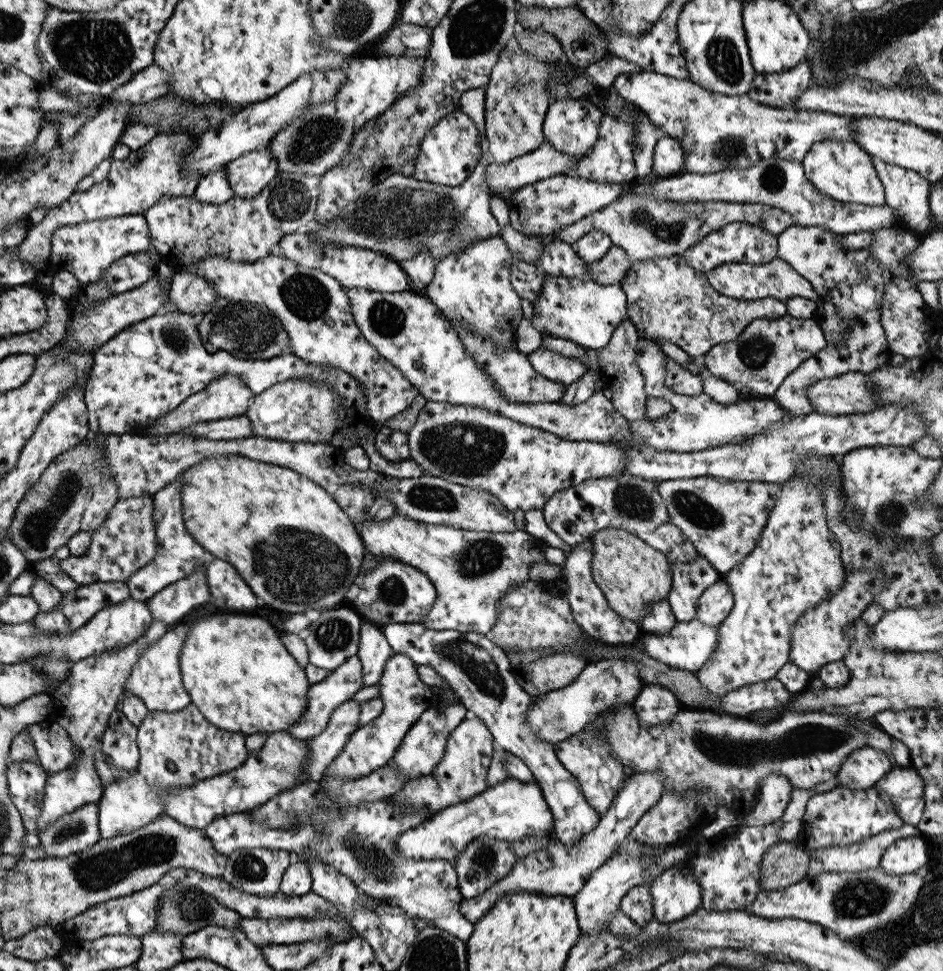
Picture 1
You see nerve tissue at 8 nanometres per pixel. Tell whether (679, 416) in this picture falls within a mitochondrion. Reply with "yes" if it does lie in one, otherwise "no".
no

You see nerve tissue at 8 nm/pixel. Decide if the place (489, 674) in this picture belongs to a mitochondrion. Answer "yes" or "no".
yes

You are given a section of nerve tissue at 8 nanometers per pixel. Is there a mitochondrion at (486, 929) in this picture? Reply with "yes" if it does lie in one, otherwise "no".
no

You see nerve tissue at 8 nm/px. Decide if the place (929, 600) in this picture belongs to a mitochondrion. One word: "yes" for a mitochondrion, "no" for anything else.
no

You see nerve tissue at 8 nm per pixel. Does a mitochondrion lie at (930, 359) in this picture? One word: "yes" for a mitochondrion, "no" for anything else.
no

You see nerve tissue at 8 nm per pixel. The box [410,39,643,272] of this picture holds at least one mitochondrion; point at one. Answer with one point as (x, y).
(518, 84)

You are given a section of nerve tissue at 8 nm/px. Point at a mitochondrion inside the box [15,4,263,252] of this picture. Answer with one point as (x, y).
(99, 50)

